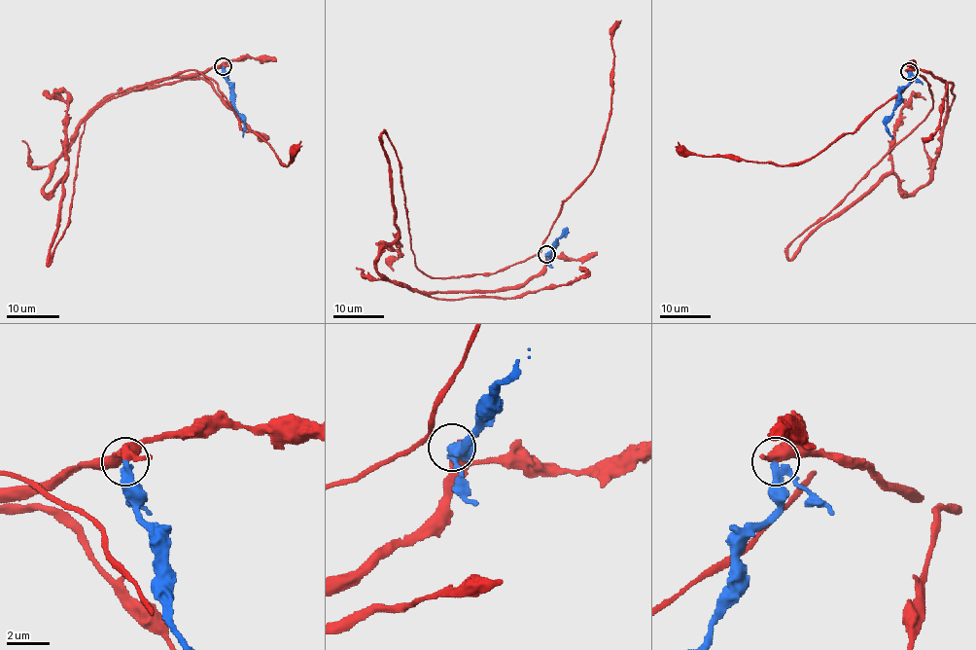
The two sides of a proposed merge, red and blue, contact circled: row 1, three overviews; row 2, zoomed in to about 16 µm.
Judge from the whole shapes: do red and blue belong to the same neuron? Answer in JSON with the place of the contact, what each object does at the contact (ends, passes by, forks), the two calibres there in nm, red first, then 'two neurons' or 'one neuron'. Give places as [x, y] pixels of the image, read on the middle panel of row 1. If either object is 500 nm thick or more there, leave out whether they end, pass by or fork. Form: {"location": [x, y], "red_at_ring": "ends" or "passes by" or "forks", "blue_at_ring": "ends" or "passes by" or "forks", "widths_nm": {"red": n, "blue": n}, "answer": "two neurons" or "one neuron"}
{"location": [546, 254], "red_at_ring": "passes by", "blue_at_ring": "passes by", "widths_nm": {"red": 400, "blue": 320}, "answer": "one neuron"}

